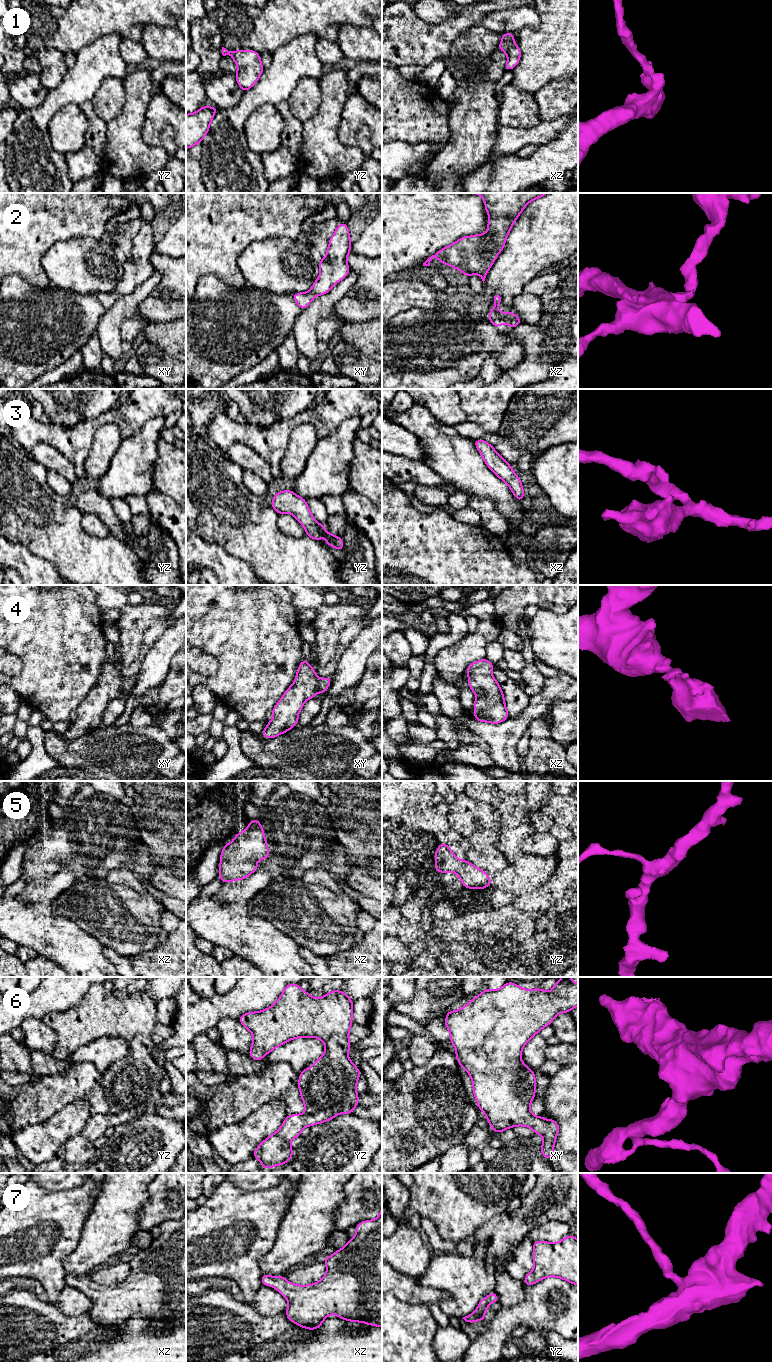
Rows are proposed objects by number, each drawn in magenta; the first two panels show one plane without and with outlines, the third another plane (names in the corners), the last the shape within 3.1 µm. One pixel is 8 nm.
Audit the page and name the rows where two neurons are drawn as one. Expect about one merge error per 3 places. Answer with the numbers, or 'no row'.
no row

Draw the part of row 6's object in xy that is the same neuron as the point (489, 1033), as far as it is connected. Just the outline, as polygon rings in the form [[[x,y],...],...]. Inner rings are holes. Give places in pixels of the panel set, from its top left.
[[[571,977],[558,979],[548,992],[539,987],[527,990],[507,982],[498,990],[484,990],[459,1010],[447,1011],[445,1018],[458,1064],[470,1075],[473,1094],[490,1128],[497,1133],[514,1126],[531,1128],[543,1136],[540,1150],[546,1159],[553,1159],[559,1126],[555,1120],[534,1116],[530,1111],[536,1092],[535,1071],[521,1061],[522,1050],[542,1028],[551,1025],[558,1014],[571,1012],[577,1005],[578,984]]]

